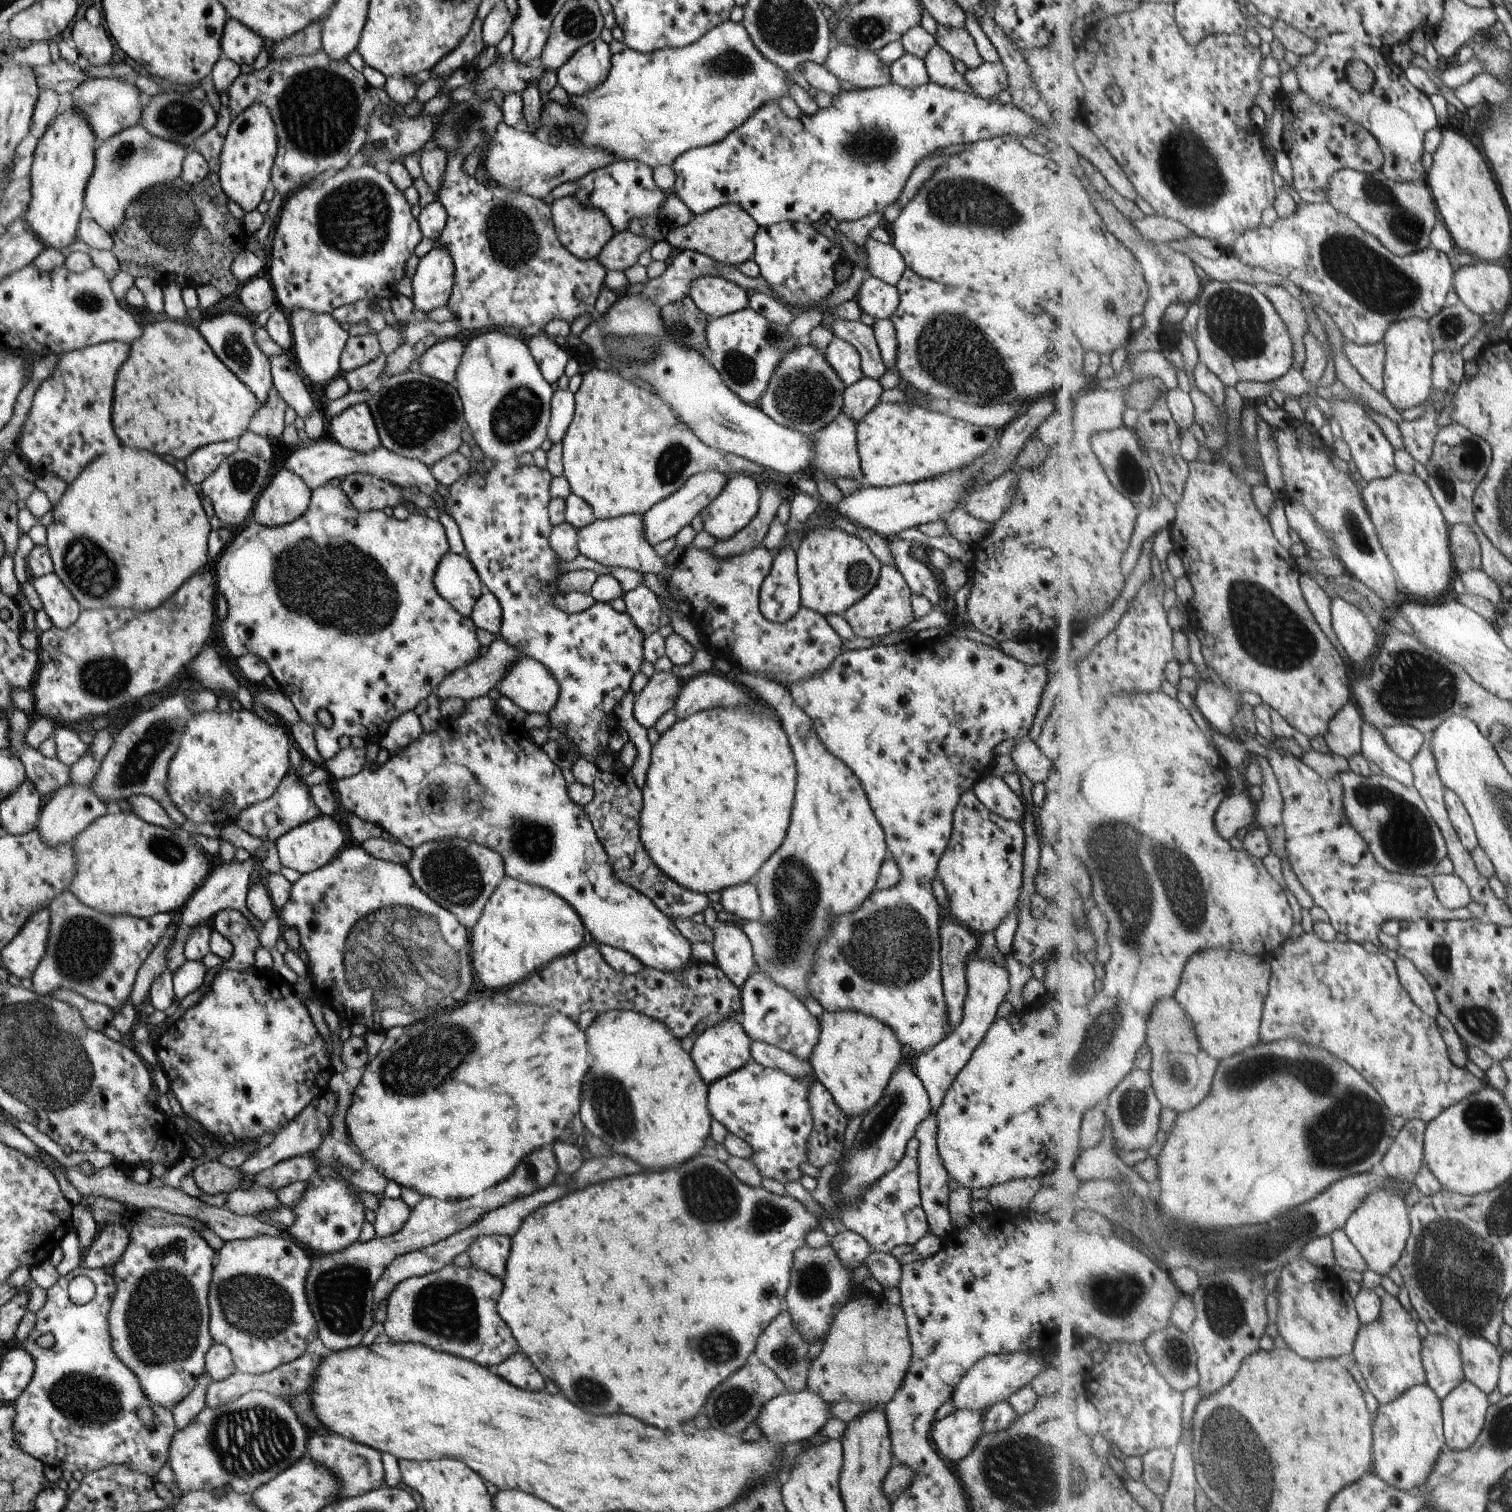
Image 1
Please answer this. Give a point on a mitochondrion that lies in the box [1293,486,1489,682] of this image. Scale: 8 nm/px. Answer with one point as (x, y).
(1361, 538)

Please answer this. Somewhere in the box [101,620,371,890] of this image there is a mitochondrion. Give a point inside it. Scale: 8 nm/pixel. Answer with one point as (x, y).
(135, 768)

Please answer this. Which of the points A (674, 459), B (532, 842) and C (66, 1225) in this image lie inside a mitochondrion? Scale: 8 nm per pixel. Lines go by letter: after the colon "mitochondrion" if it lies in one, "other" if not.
A: mitochondrion
B: mitochondrion
C: other

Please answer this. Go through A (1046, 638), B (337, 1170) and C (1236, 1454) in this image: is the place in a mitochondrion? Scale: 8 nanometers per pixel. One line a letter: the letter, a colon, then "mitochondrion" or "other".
A: other
B: other
C: mitochondrion

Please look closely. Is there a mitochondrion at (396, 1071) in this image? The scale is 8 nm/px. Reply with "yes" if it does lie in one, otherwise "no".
yes

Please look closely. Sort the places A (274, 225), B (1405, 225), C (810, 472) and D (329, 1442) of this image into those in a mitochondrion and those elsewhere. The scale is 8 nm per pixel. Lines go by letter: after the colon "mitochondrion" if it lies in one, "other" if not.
A: other
B: mitochondrion
C: other
D: other

